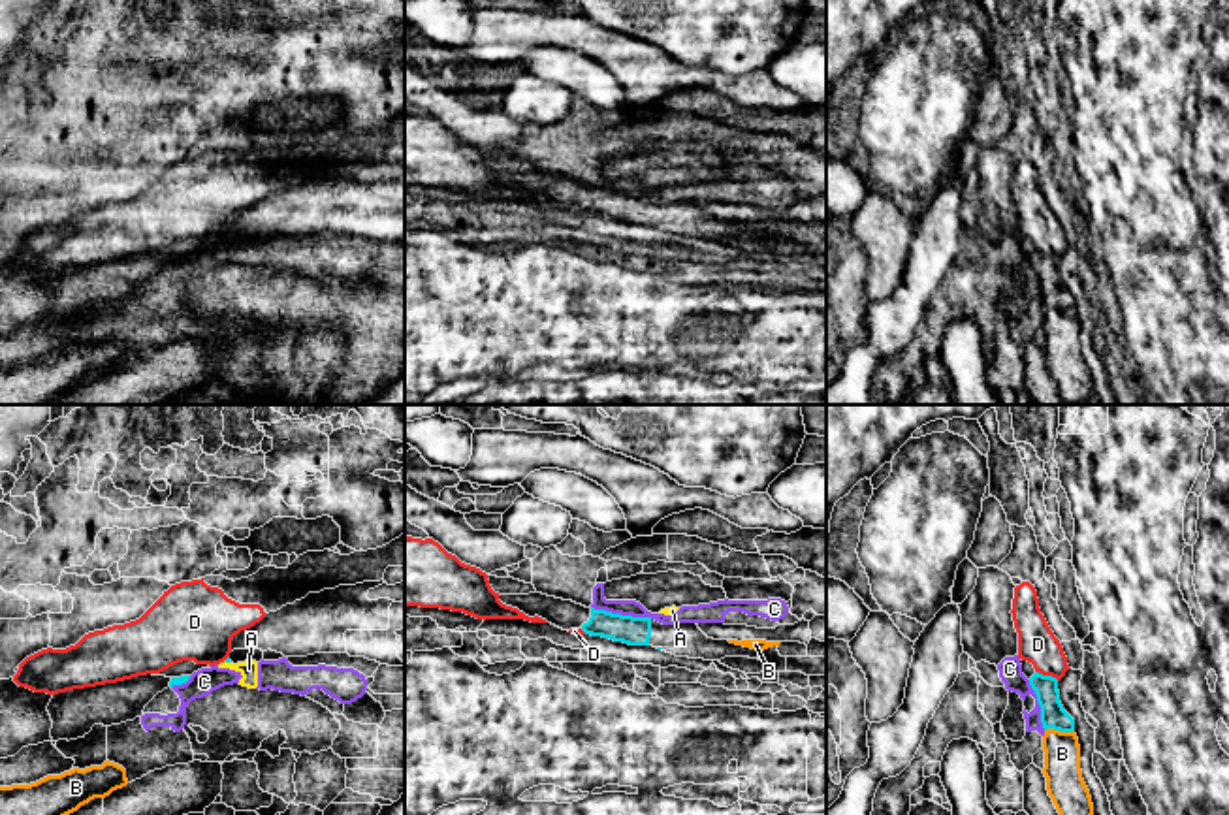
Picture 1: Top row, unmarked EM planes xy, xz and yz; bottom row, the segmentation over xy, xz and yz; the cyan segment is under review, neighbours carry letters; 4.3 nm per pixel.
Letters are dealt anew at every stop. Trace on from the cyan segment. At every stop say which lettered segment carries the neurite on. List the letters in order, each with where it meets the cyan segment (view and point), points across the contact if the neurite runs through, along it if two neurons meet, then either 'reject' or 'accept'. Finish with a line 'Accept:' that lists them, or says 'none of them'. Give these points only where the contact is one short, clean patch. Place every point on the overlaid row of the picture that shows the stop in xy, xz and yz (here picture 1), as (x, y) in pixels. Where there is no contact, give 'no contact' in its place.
A: contact xy (228, 661); border xy (224, 661), (230, 663); reject
B: contact yz (1060, 731); reject
C: contact xz (620, 614); reject
D: contact yz (1047, 676); border yz (1036, 671), (1058, 680); reject
Accept: none of them

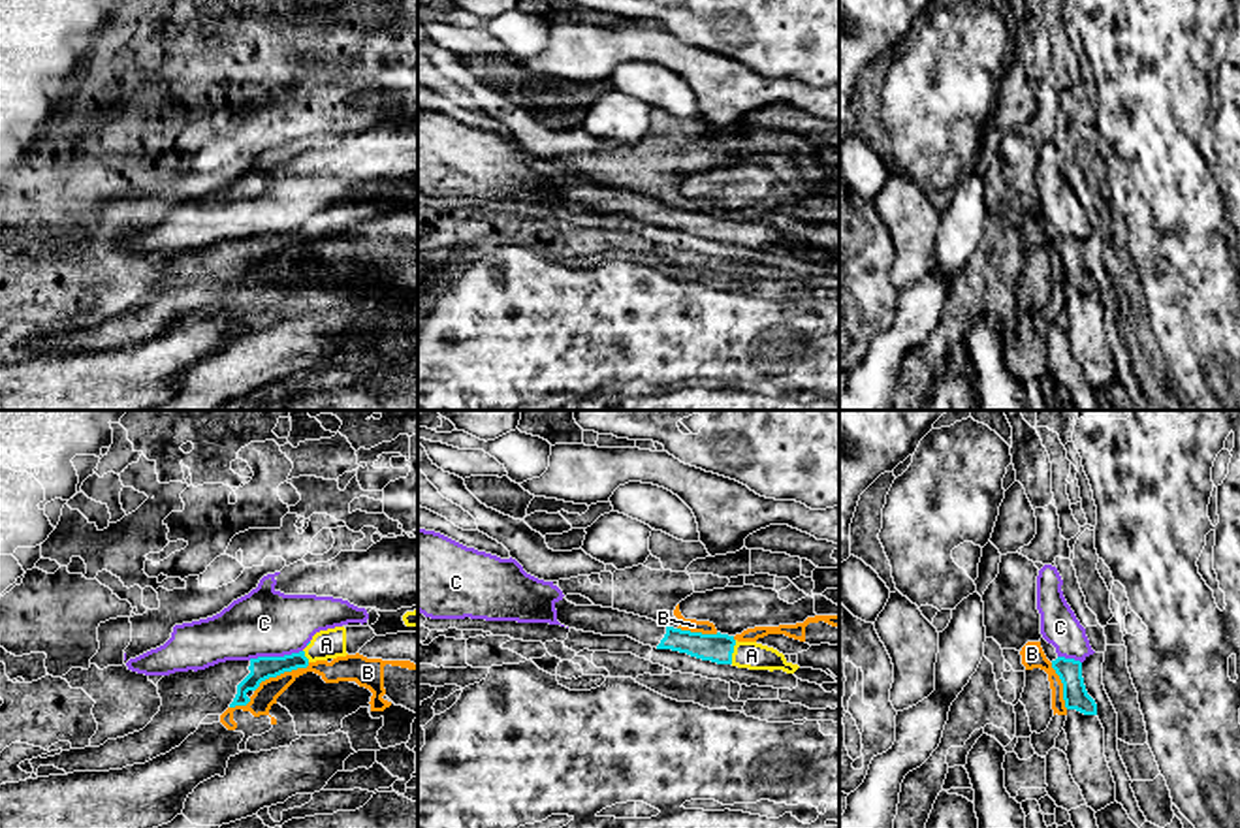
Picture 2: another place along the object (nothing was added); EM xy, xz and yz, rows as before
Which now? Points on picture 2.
A: contact xz (732, 652); way xz (717, 648), (732, 652), (751, 655); accept
B: contact xy (281, 672); reject
C: contact xy (275, 657); border xy (302, 650), (290, 655), (258, 655), (249, 659); reject
Accept: A

